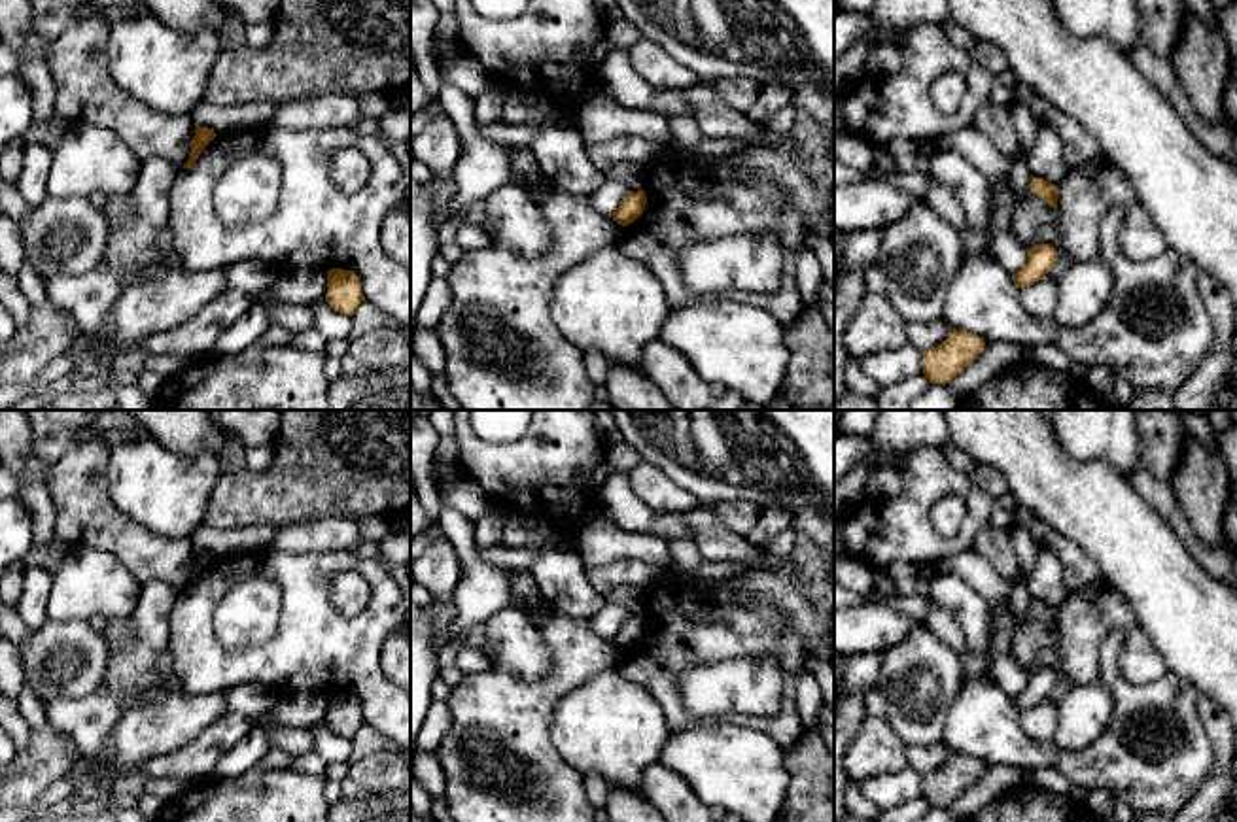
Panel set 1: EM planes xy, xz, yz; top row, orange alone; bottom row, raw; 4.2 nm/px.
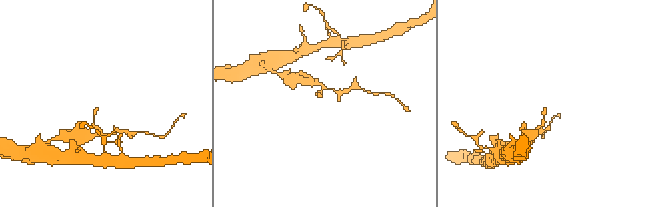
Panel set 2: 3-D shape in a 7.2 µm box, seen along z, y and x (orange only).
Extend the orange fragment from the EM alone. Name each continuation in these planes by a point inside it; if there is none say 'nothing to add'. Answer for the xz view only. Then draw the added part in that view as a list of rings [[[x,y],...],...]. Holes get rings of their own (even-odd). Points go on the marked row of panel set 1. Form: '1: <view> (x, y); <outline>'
nothing to add

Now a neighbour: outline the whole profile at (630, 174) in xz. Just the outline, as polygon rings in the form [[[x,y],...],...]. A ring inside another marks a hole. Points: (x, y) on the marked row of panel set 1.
[[[618,163],[603,172],[605,178],[622,181],[634,193],[645,191],[647,166],[636,163]]]

